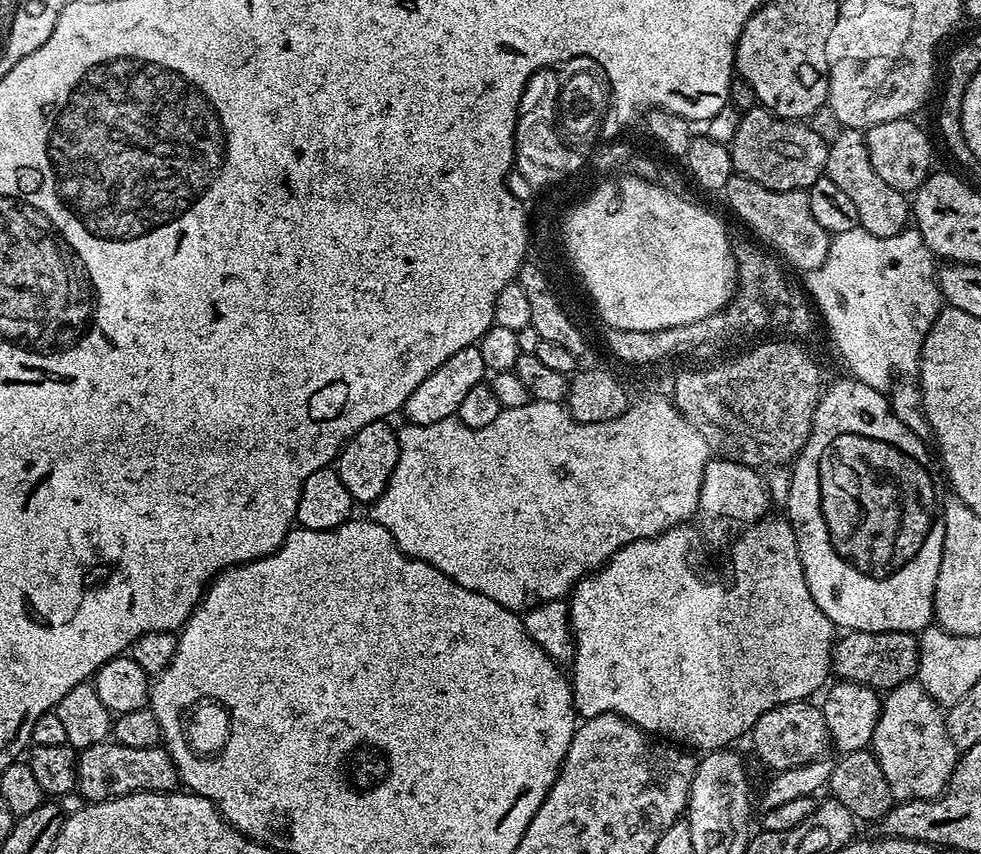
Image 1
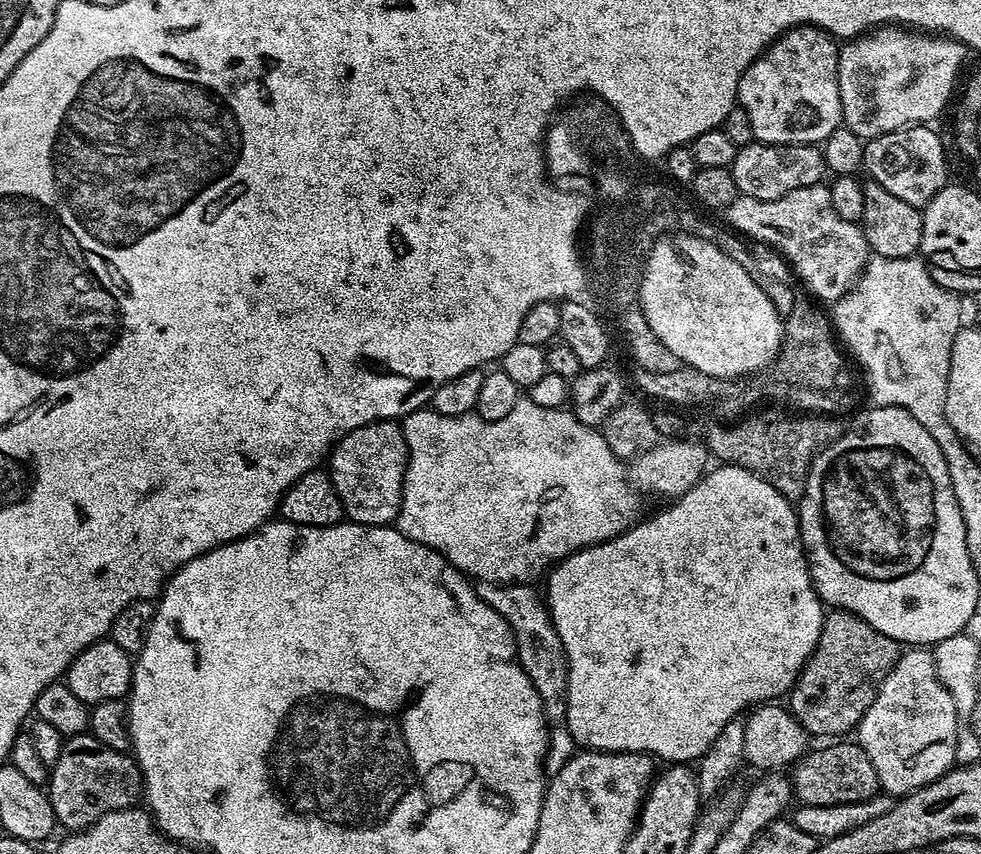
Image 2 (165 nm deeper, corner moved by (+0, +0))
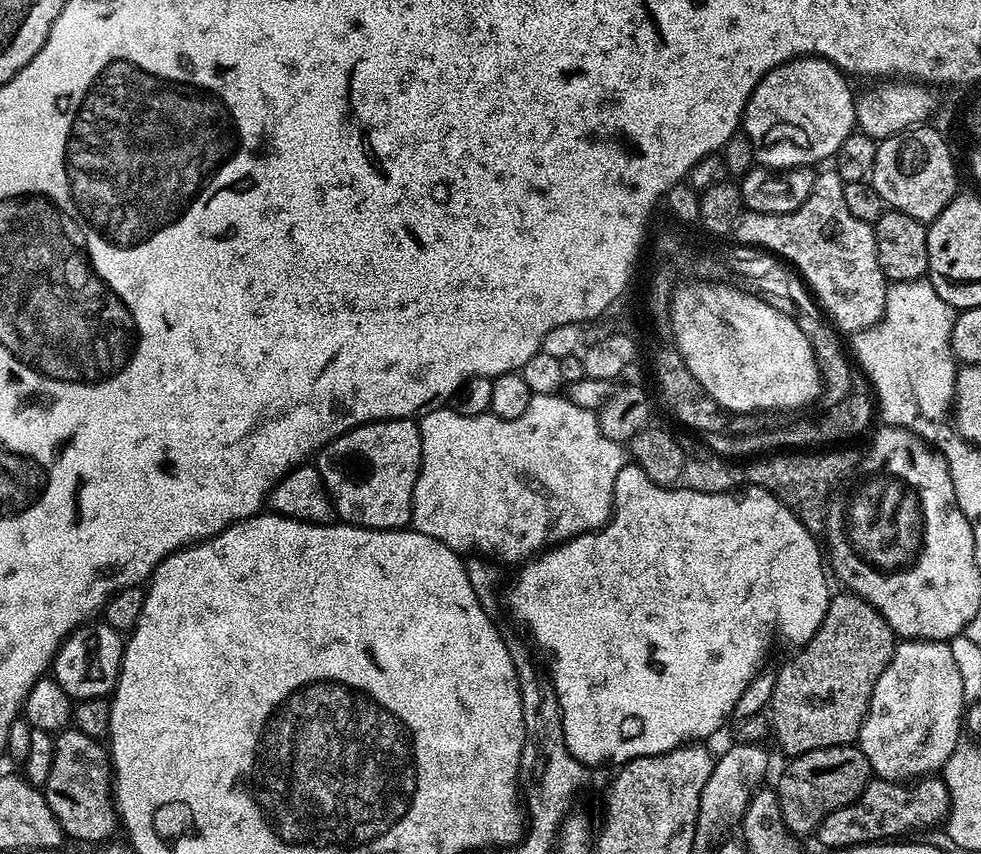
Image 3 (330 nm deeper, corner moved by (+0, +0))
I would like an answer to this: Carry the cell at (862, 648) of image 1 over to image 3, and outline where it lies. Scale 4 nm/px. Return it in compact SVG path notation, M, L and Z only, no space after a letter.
M847 590L833 595L828 602L826 618L822 626L799 649L797 656L792 656L775 673L776 685L770 703L770 728L776 732L776 740L785 752L785 757L801 756L810 750L822 750L830 746L856 744L860 727L868 716L868 703L874 694L878 678L886 670L892 656L896 653L898 637L891 626L882 618L882 614L870 602Z

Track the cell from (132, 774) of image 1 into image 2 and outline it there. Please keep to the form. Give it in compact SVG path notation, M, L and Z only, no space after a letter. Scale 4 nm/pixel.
M90 734L69 736L58 762L50 765L46 791L57 825L68 828L64 830L83 830L106 814L133 807L142 796L142 773L128 752L110 750Z

